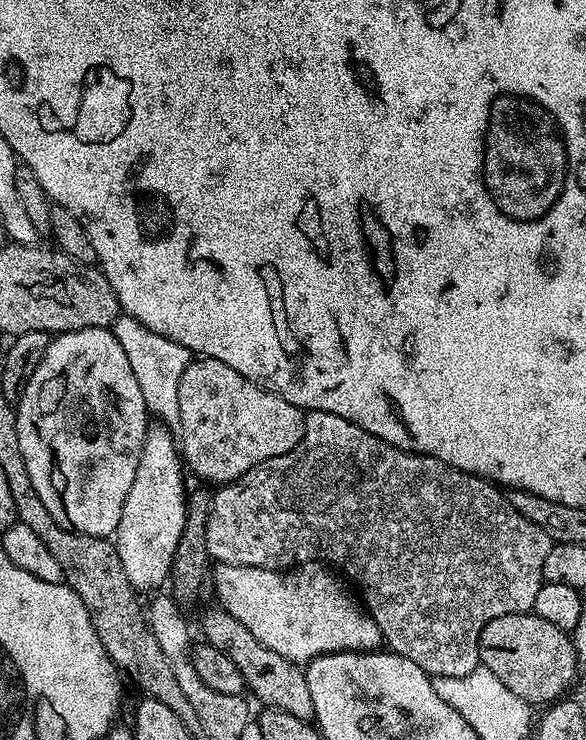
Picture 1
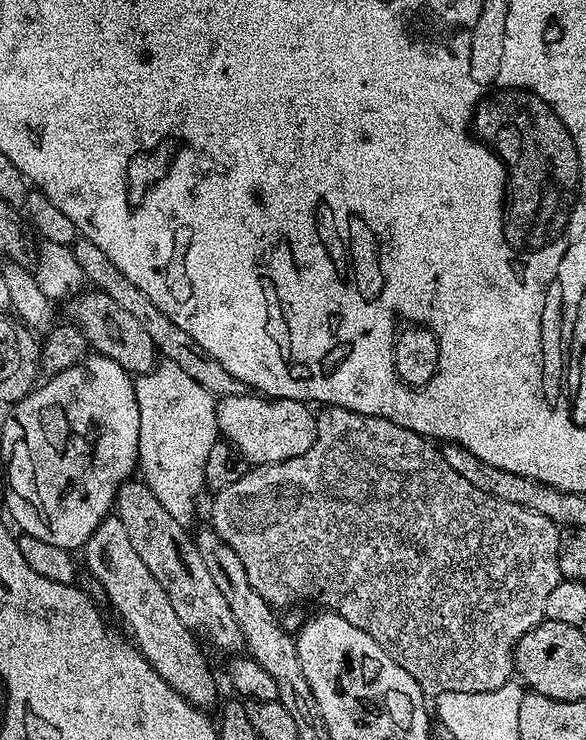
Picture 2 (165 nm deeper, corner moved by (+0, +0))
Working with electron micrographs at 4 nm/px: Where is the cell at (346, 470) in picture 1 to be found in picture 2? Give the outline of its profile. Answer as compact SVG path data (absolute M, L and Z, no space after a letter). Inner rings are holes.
M324 406L316 412L314 446L310 446L306 454L286 462L249 467L243 476L230 482L230 486L215 493L214 499L210 527L219 534L222 542L230 546L230 550L234 550L234 554L238 554L242 567L246 569L246 578L250 578L250 586L254 586L254 590L258 590L258 594L262 594L273 609L281 610L299 600L324 604L320 606L346 618L350 626L358 626L358 630L370 634L370 638L374 638L374 642L378 642L378 646L382 646L382 650L386 650L386 654L390 654L390 658L394 658L394 662L398 662L398 666L402 666L414 682L418 682L428 698L447 692L489 692L509 683L514 676L516 644L545 620L546 598L562 579L558 570L561 529L550 522L550 518L534 514L534 510L502 502L490 494L482 494L482 490L478 490L478 486L470 486L462 474L450 470L450 462L446 462L443 451L433 441L419 436L414 430L398 426L386 418L358 414L345 408Z

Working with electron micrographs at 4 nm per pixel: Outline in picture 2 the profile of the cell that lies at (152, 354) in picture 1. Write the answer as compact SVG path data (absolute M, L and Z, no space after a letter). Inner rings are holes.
M163 361L151 372L135 379L135 400L139 410L138 470L145 484L170 513L174 522L191 527L196 500L204 490L207 455L219 440L217 401L178 366Z

